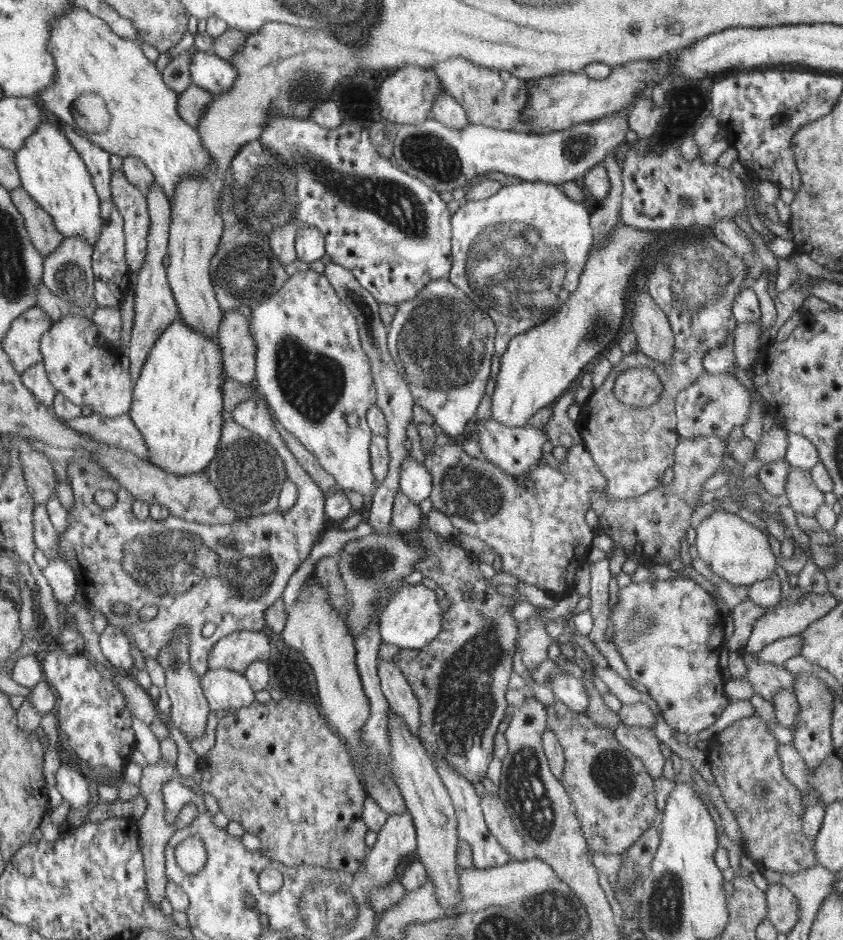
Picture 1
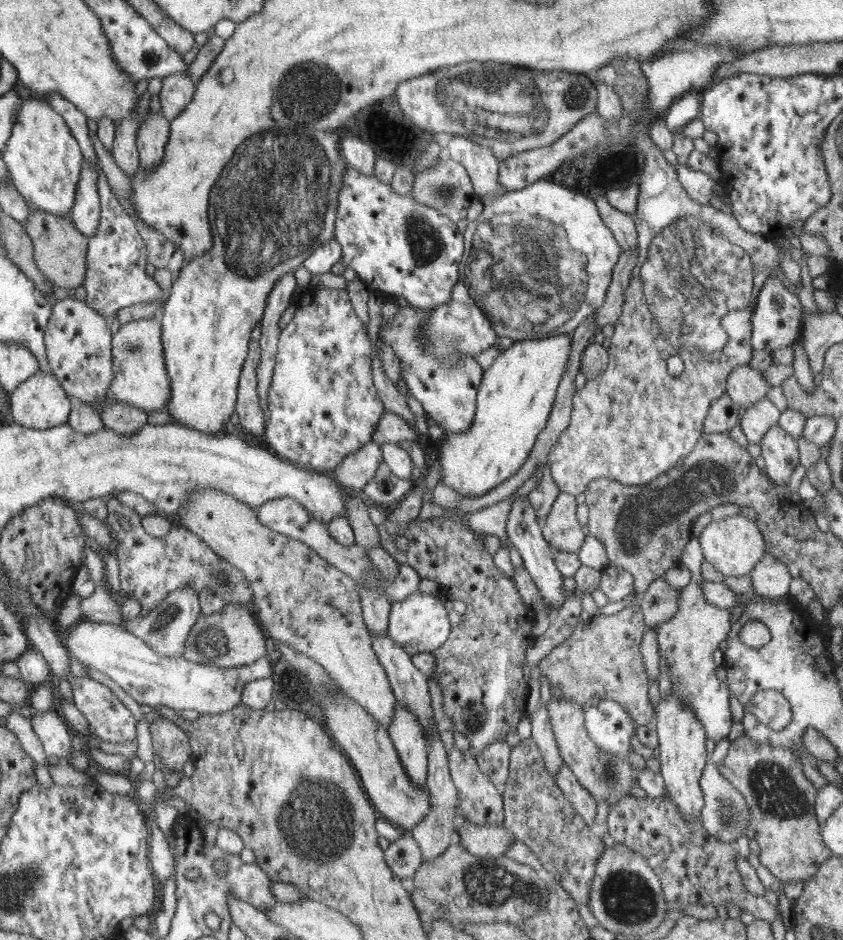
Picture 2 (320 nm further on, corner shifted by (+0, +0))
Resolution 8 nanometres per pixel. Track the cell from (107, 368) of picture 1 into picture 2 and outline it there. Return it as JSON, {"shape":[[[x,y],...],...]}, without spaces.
{"shape":[[[71,297],[55,304],[53,317],[45,329],[45,349],[54,376],[70,398],[86,405],[106,400],[113,377],[112,336],[110,321],[85,302]]]}

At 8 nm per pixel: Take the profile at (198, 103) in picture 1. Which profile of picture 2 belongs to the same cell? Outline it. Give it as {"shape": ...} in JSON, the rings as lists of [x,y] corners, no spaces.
{"shape":[[[173,74],[162,79],[159,92],[161,111],[171,121],[178,117],[196,94],[196,84],[193,76]]]}

